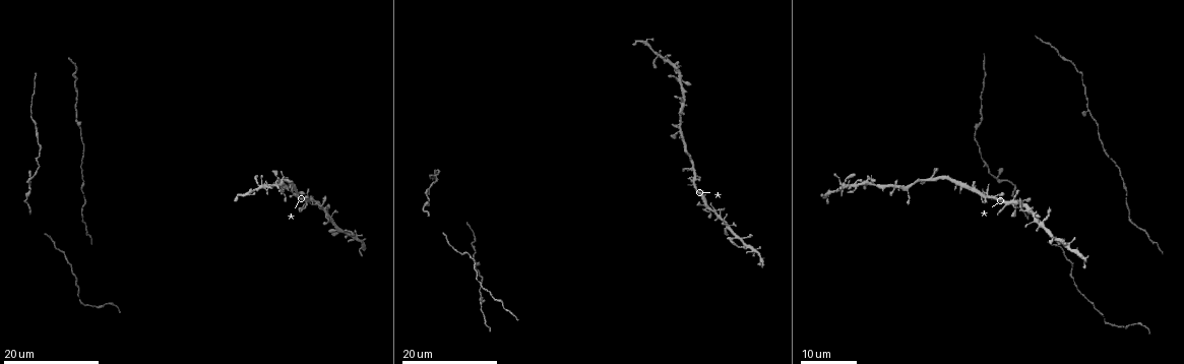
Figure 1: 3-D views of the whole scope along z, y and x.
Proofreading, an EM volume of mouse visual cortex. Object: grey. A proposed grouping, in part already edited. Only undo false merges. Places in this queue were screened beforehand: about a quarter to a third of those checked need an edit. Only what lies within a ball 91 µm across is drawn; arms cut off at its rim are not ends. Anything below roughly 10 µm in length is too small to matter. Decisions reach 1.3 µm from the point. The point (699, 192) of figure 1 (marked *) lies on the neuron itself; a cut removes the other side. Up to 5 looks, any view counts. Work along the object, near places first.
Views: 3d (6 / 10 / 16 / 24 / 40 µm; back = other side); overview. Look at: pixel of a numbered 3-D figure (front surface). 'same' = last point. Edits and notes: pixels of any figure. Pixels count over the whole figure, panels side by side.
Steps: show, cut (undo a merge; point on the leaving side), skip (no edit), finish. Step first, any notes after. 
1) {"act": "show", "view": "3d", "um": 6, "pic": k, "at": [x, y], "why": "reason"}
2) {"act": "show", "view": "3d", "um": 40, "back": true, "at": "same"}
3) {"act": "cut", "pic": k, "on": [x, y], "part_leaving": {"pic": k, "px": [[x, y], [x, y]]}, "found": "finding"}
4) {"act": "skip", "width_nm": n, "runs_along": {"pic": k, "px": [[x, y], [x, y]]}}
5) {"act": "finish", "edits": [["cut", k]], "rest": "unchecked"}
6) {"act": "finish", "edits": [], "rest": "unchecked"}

{"act": "show", "view": "3d", "um": 24, "pic": 1, "at": [692, 169], "why": "four-way junction"}

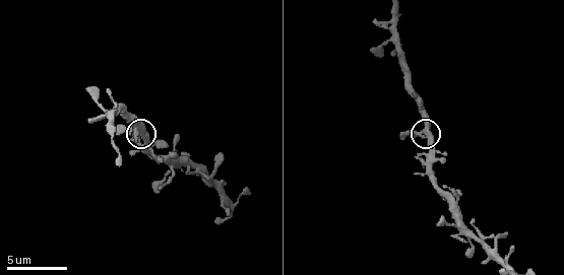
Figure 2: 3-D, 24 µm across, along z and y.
{"act": "show", "view": "3d", "um": 6, "pic": 2, "at": [421, 131]}

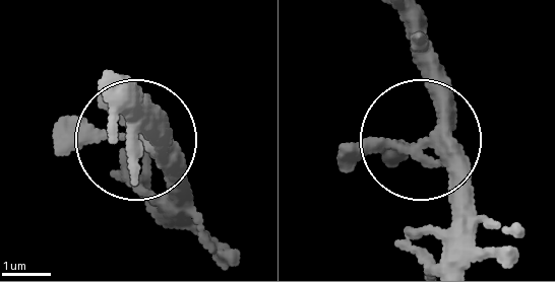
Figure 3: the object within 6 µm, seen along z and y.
{"act": "show", "view": "3d", "um": 6, "back": true, "pic": 3, "at": [421, 145]}

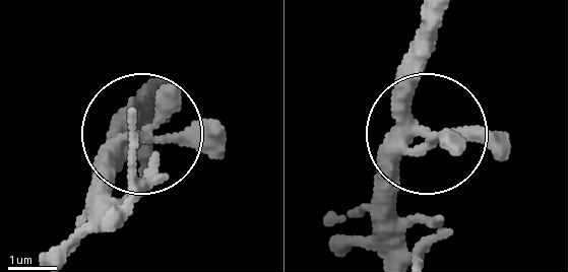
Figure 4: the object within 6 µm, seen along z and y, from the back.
{"act": "skip", "arms": 4, "found": "all the same neuron"}

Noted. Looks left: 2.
{"act": "show", "view": "3d", "um": 16, "pic": 2, "at": [103, 111], "why": "three arms meet"}

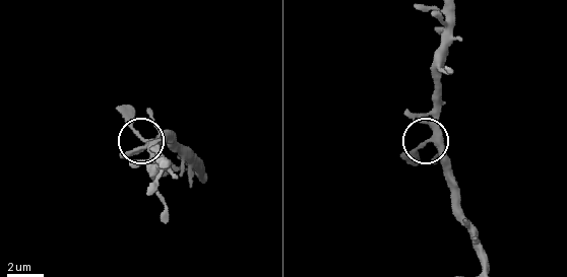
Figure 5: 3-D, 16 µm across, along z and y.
{"act": "skip", "found": "continuous, no second neuron"}

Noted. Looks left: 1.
{"act": "finish", "edits": [], "rest": "unchecked"}

